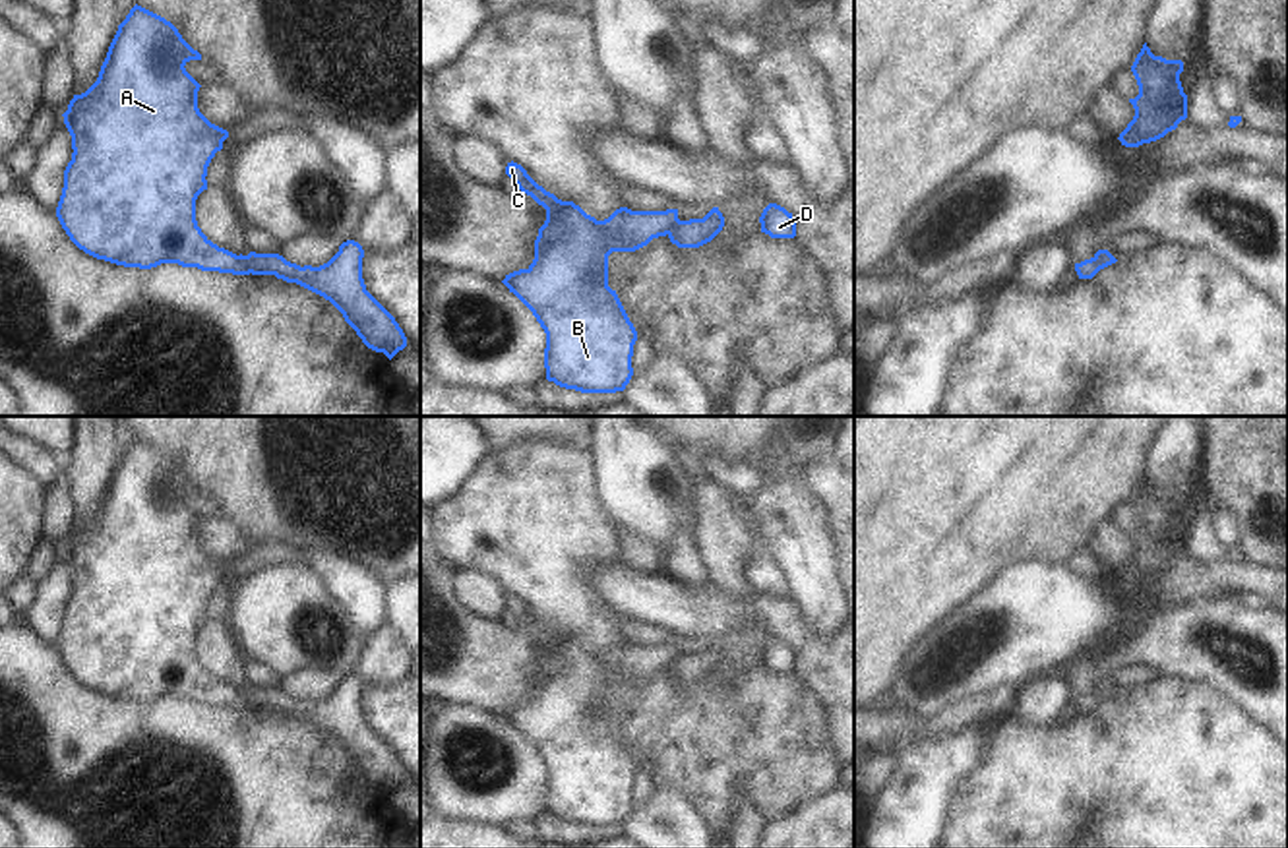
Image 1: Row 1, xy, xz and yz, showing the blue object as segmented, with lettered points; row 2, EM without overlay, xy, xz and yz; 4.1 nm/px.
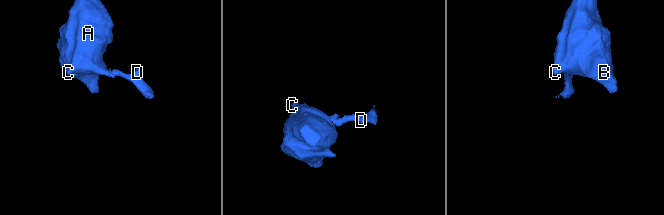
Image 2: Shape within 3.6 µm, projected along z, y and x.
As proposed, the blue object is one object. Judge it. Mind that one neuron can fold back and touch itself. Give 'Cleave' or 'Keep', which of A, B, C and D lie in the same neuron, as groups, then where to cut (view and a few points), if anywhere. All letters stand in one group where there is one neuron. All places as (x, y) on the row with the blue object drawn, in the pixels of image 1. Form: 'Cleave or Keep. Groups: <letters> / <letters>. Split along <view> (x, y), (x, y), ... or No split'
Cleave. Groups: A B C / D. Split along xy (237, 256), (250, 272).

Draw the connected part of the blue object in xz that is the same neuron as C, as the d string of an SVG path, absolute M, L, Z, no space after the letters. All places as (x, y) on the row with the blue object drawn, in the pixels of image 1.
M507 163L506 174L546 209L533 263L502 281L546 333L546 379L581 393L624 391L633 376L637 331L608 287L608 256L666 236L680 221L678 209L620 207L597 221L546 192L521 165Z

